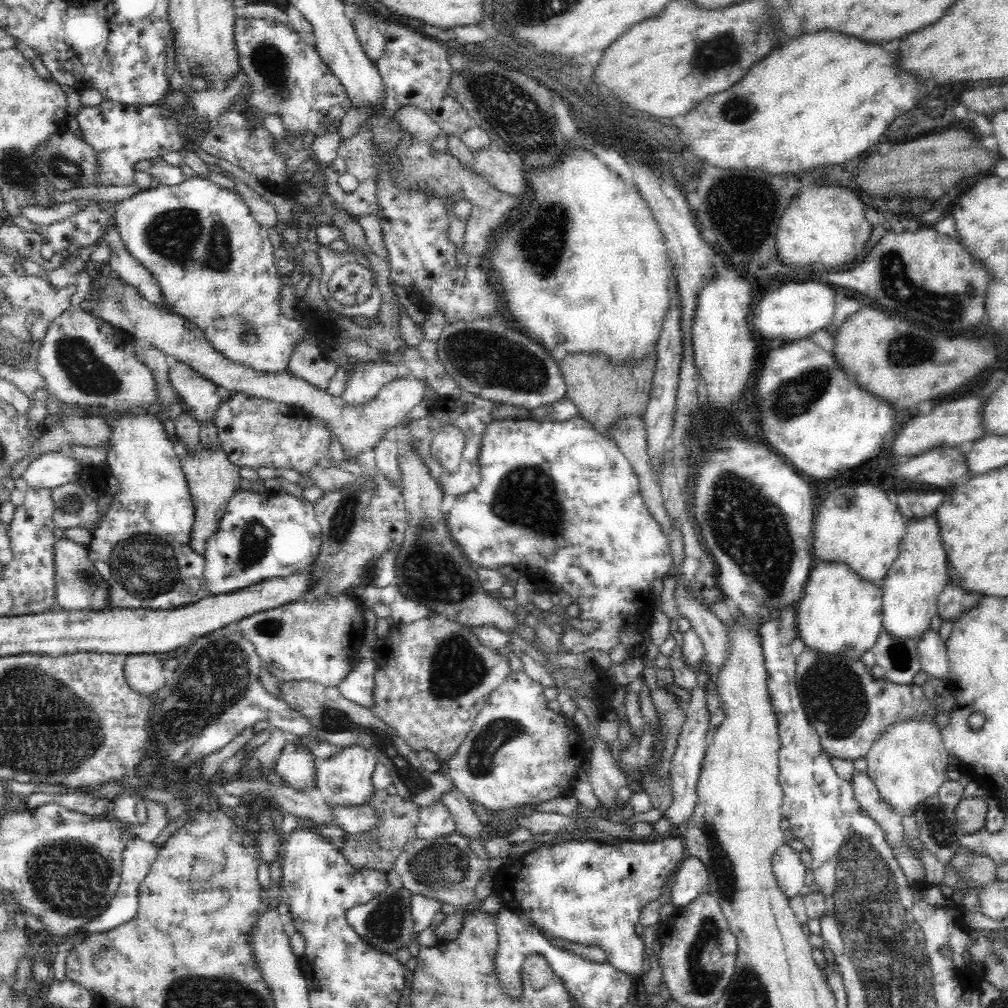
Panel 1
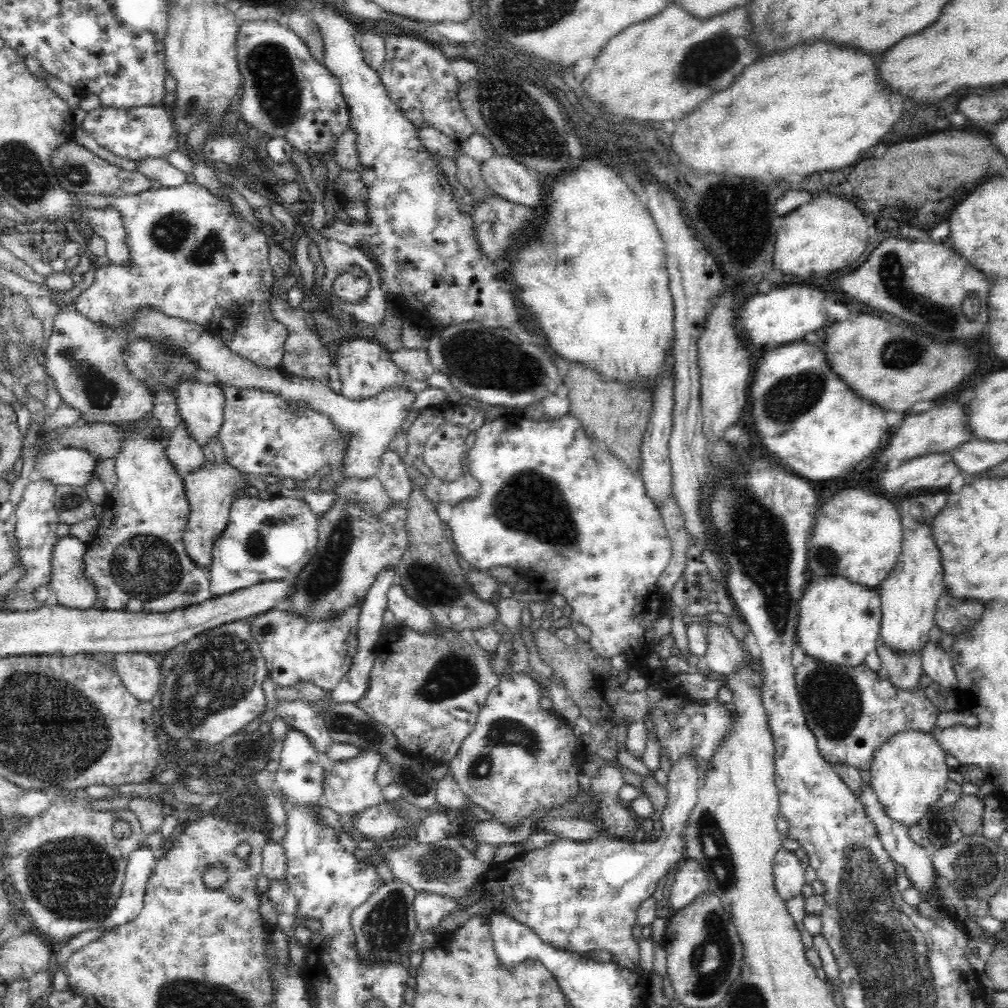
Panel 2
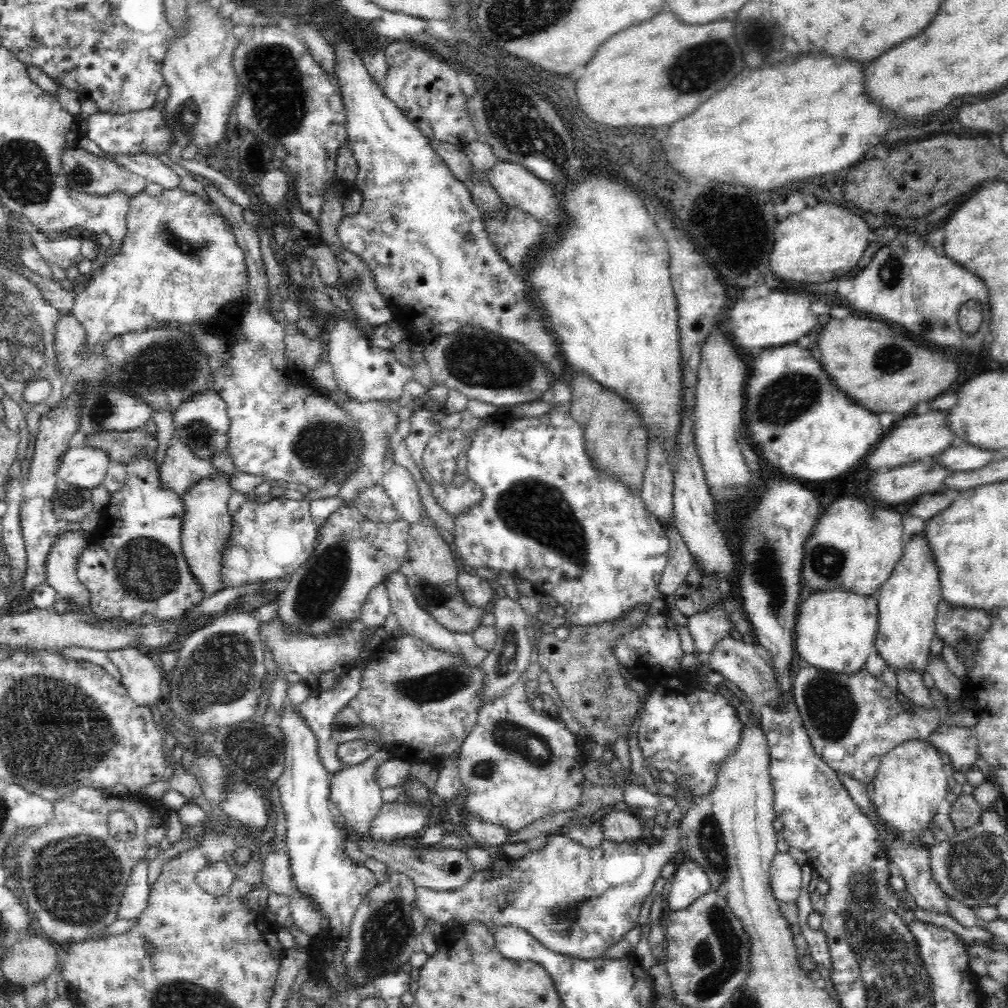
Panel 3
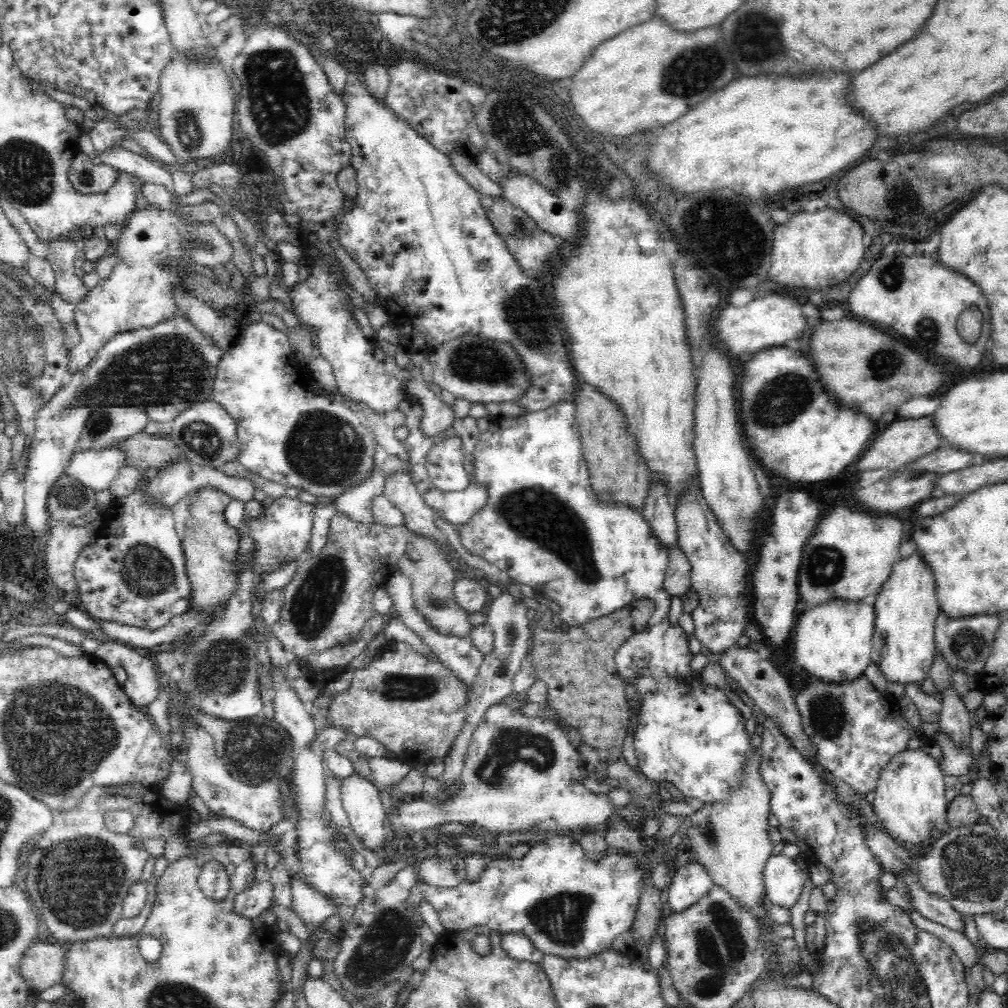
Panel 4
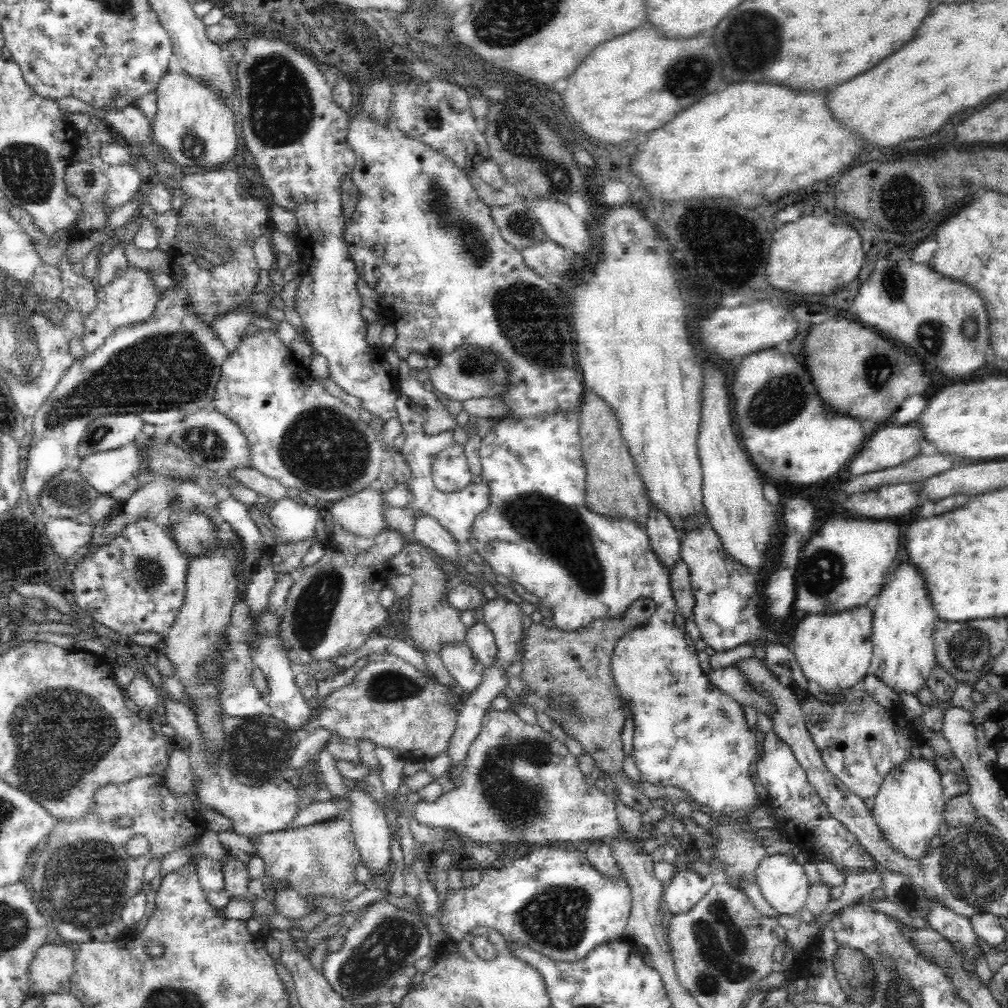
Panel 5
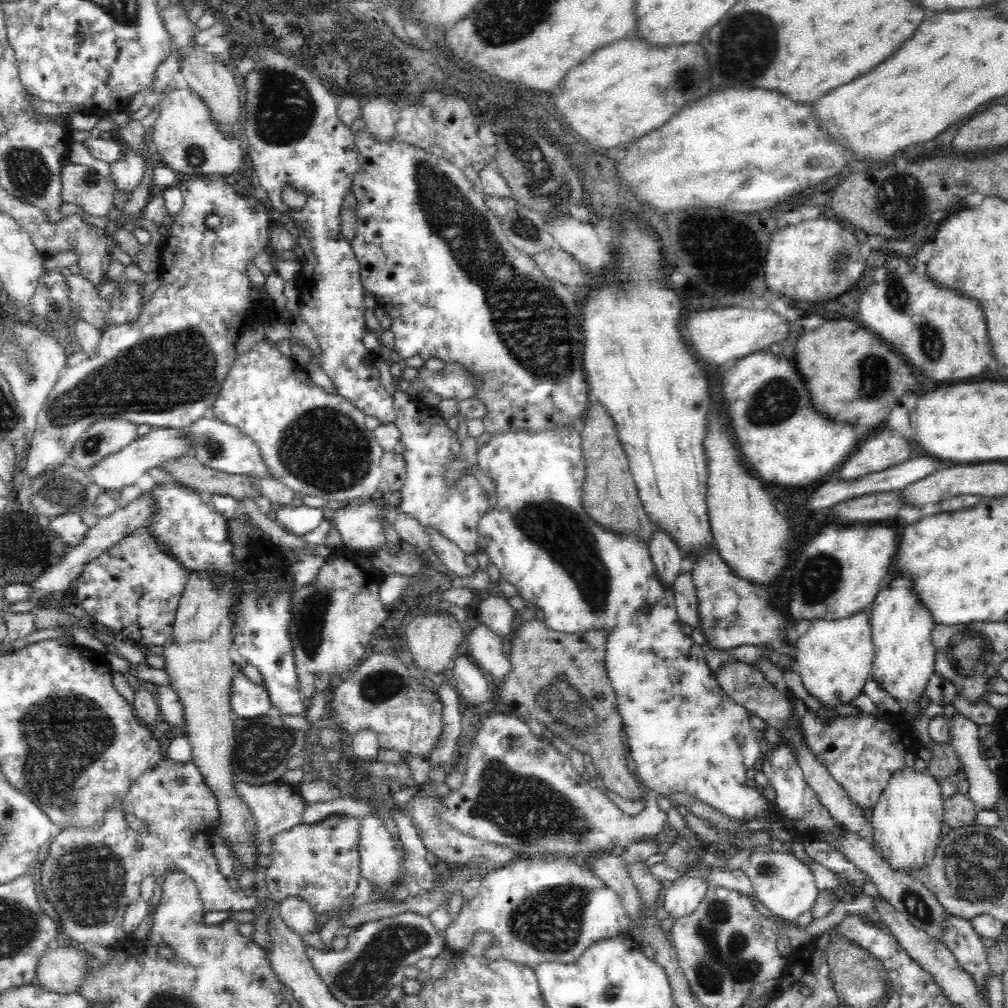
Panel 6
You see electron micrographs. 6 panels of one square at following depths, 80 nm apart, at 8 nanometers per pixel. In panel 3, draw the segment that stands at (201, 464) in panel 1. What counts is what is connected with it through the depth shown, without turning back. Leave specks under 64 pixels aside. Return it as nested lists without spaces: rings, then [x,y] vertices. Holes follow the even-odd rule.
[[[219,472],[212,478],[202,478],[181,496],[184,505],[181,549],[191,574],[202,585],[206,598],[214,596],[222,589],[221,556],[229,544],[229,536],[233,529],[233,517],[228,515],[227,507],[231,494],[231,476]]]

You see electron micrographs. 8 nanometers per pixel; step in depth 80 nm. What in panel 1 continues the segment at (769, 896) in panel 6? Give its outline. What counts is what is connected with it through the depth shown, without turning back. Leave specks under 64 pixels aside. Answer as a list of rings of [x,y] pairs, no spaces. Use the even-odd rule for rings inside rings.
[[[781,845],[773,854],[772,865],[777,886],[784,896],[788,900],[798,896],[805,887],[806,872],[800,853],[796,853],[789,845]]]

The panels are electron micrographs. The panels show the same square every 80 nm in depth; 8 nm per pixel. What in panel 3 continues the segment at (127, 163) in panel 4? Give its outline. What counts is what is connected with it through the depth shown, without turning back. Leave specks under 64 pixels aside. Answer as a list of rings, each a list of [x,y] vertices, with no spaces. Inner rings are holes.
[[[102,153],[100,157],[104,160],[114,162],[124,170],[143,176],[145,180],[160,184],[164,191],[172,190],[180,184],[180,178],[176,172],[156,158],[141,153],[137,155]]]

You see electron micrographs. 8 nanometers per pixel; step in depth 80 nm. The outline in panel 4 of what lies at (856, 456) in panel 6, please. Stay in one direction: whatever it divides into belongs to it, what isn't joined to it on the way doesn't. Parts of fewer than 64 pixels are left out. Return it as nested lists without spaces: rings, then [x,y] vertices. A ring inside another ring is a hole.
[[[930,416],[917,419],[897,418],[896,420],[892,420],[890,424],[883,424],[882,426],[886,430],[882,430],[882,432],[878,430],[872,443],[868,444],[867,449],[858,458],[856,464],[858,472],[879,469],[897,471],[904,464],[908,464],[908,462],[912,462],[912,460],[916,460],[920,456],[928,455],[930,452],[936,451],[943,444],[943,440],[936,433],[936,426],[932,423]]]

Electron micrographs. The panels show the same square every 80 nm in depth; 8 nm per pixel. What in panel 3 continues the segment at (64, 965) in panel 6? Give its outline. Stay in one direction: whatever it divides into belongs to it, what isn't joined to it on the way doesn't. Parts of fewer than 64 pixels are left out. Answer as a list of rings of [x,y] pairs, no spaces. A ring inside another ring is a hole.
[[[45,938],[20,940],[1,962],[1,971],[5,979],[22,987],[44,983],[59,964],[56,949]]]

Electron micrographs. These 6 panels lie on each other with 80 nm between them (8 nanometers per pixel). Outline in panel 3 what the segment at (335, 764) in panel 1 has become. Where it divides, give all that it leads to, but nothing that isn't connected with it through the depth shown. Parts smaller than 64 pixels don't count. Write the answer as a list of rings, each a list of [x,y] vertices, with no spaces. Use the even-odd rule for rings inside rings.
[[[382,748],[364,762],[346,767],[335,775],[330,775],[330,805],[334,807],[334,810],[342,813],[342,817],[346,819],[348,826],[359,835],[363,842],[374,840],[372,839],[372,822],[374,822],[374,818],[378,816],[378,812],[384,804],[381,797],[381,788],[379,784],[376,784],[375,770],[380,767],[380,764],[390,761],[392,758],[394,758],[392,751]]]

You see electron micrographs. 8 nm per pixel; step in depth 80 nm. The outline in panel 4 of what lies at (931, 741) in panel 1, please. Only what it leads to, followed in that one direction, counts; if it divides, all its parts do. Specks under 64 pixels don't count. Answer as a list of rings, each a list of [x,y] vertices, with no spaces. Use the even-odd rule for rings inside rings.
[[[921,749],[898,753],[881,770],[871,807],[889,838],[904,843],[911,855],[923,855],[922,848],[932,837],[936,820],[947,813],[944,776],[938,761]]]

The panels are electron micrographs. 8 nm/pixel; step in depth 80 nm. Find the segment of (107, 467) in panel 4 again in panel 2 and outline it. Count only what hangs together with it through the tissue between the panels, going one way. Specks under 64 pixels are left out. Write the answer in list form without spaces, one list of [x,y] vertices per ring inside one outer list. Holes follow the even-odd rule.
[[[65,447],[49,453],[36,455],[36,469],[31,477],[50,479],[55,486],[70,485],[86,487],[96,475],[95,469],[101,458],[88,450]]]

